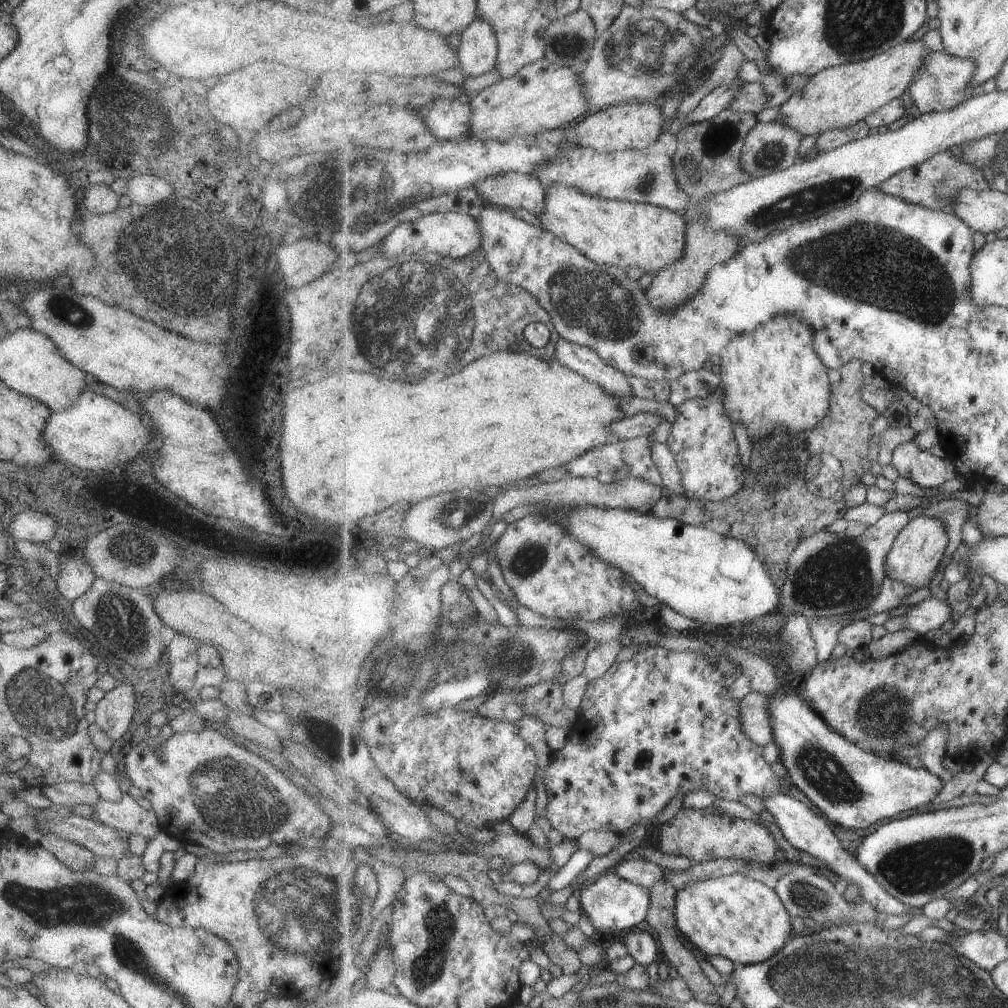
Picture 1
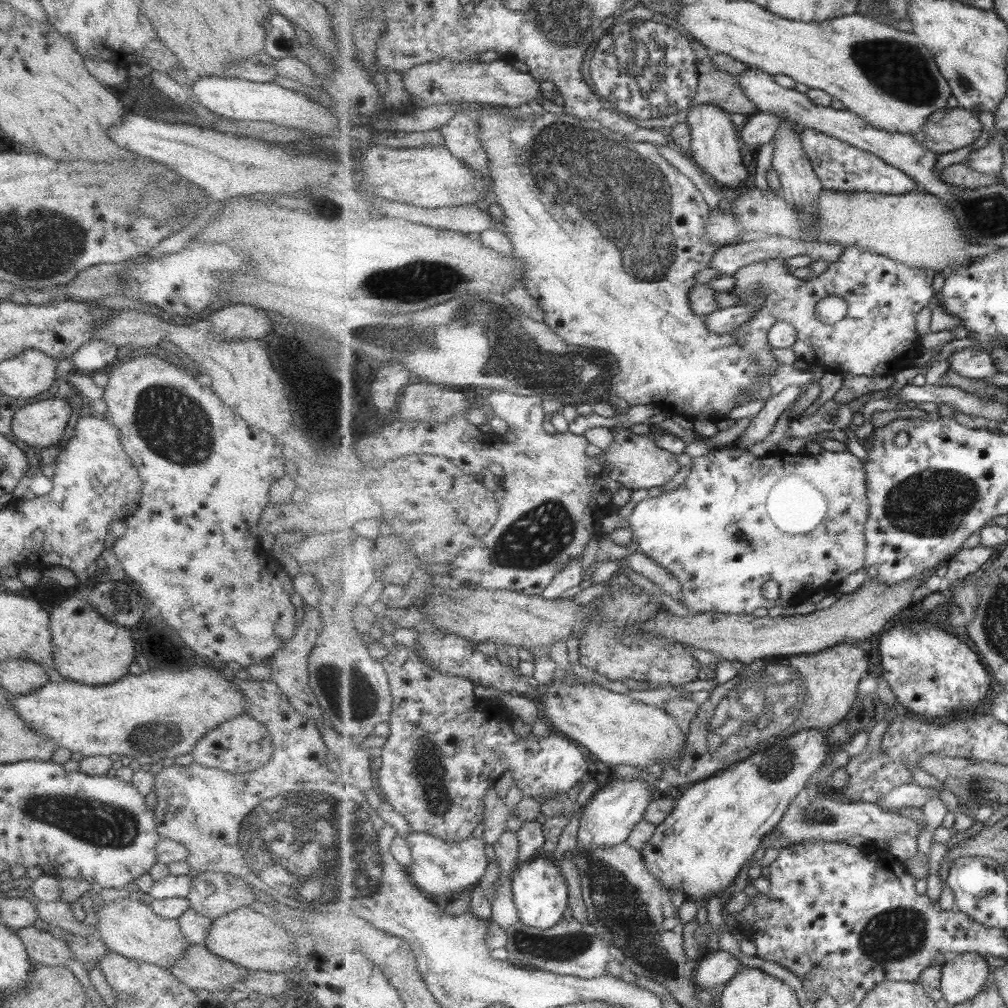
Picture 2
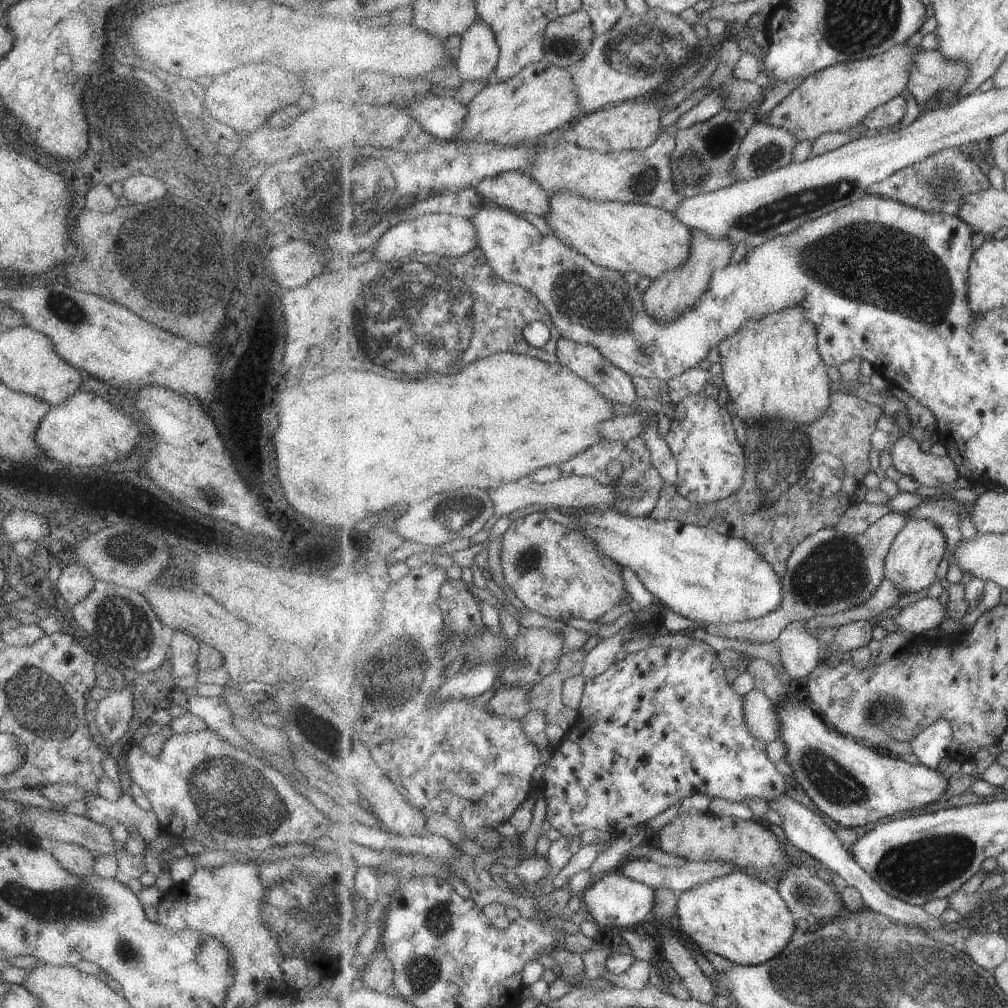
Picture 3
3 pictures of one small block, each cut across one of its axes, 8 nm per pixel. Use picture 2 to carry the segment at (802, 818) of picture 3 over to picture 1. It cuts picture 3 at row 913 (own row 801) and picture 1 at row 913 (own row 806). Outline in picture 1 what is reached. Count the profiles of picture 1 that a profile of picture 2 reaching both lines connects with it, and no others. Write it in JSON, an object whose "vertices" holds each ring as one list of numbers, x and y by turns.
{"vertices":[[782,792,763,795,761,798,764,800,766,810,775,818,775,824,780,827,786,840,793,847,821,859,830,871,837,872,841,878,859,885,862,899,874,904,883,917,889,914,893,916,910,915,912,919,919,914,923,914,921,908,910,907,903,904,898,898,895,898,848,850,845,850,845,847,837,838,835,830,829,824,829,820,819,811,809,808,800,800]]}

